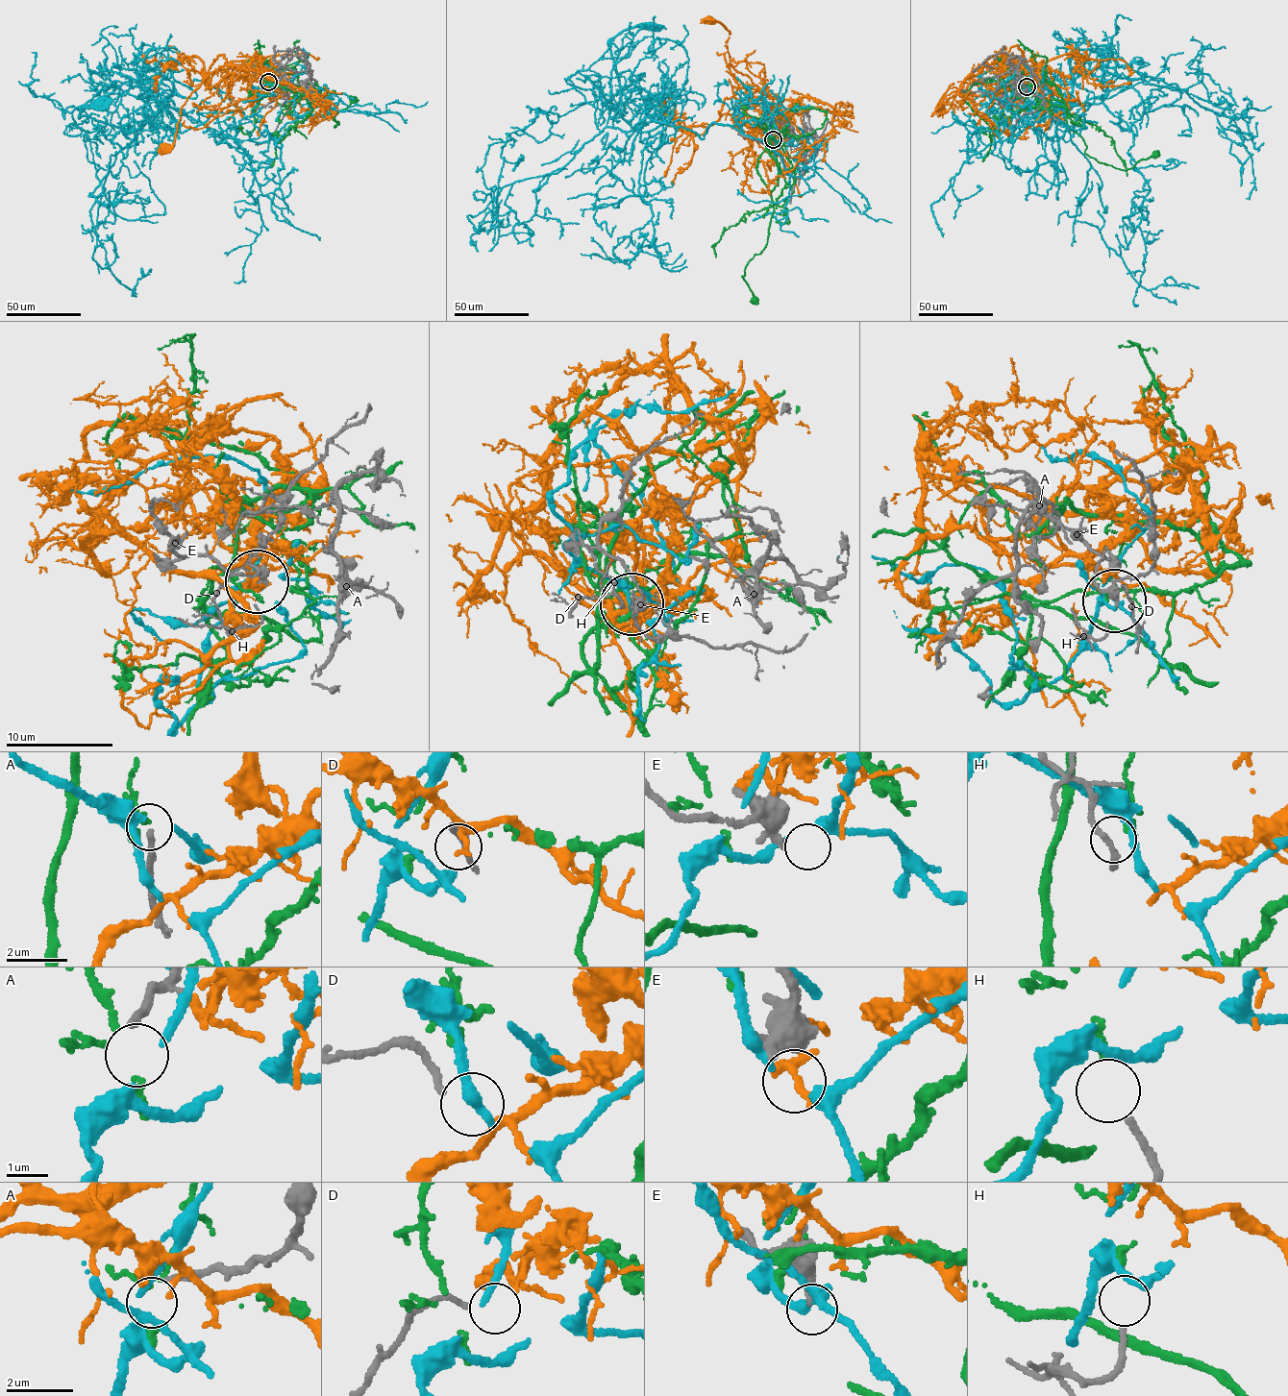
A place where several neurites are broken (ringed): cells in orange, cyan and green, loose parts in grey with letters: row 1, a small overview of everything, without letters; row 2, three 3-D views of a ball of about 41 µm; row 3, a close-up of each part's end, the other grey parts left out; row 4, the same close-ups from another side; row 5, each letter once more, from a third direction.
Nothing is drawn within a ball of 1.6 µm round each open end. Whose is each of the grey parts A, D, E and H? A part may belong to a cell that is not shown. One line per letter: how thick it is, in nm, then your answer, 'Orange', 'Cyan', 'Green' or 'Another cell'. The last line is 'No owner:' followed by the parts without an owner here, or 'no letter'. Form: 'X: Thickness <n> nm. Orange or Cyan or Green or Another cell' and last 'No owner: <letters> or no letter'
A: Thickness 180 nm. Another cell
D: Thickness 160 nm. Orange
E: Thickness 320 nm. Another cell
H: Thickness 160 nm. Green
No owner: A, E

